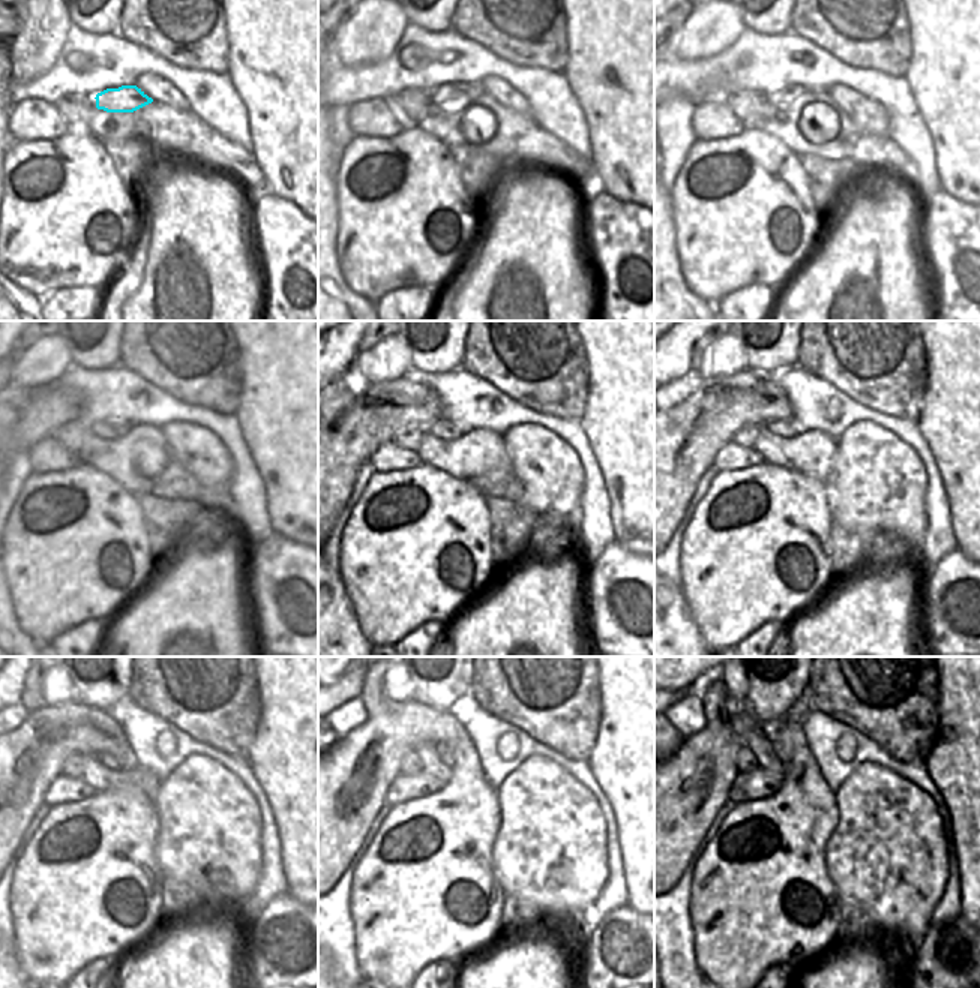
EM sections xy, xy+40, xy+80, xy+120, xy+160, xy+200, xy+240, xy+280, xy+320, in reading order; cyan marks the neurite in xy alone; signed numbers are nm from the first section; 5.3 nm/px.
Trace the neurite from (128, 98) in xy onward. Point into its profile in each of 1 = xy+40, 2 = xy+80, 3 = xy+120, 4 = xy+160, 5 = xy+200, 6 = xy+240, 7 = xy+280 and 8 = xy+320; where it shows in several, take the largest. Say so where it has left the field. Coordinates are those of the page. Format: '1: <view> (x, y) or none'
1: xy+40 (453, 95)
2: xy+80 (785, 95)
3: xy+120 (105, 429)
4: xy+160 (440, 429)
5: xy+200 (784, 429)
6: xy+240 (108, 760)
7: xy+280 (446, 756)
8: xy+320 (781, 741)

